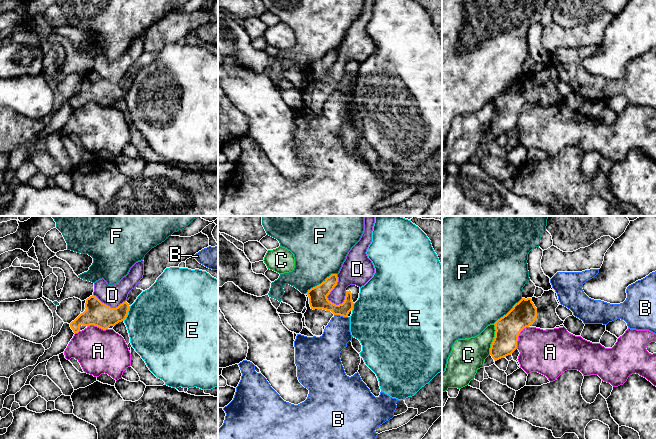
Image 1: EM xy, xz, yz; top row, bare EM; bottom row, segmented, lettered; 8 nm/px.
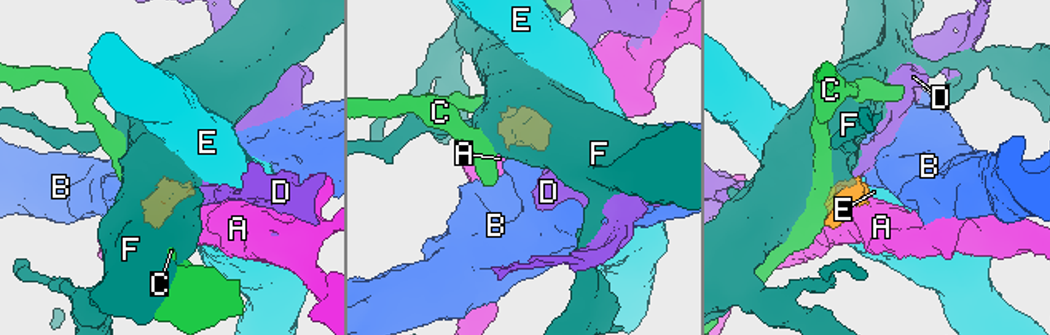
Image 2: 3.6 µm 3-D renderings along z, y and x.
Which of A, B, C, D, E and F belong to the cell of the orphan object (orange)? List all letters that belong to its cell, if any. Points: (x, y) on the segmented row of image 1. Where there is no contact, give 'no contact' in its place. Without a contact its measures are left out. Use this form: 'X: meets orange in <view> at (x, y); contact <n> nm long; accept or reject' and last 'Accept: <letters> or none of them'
A: meets orange in yz at (518, 335); contact 200 nm long; reject
B: meets orange in xz at (341, 315); contact 110 nm long; reject
C: meets orange in yz at (494, 339); contact 260 nm long; reject
D: meets orange in xz at (331, 290); contact 260 nm long; reject
E: meets orange in xy at (127, 313); contact 130 nm long; reject
F: meets orange in xz at (321, 283); contact 300 nm long; reject
Accept: none of them

